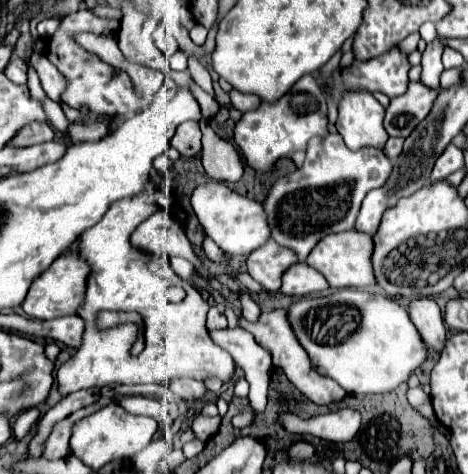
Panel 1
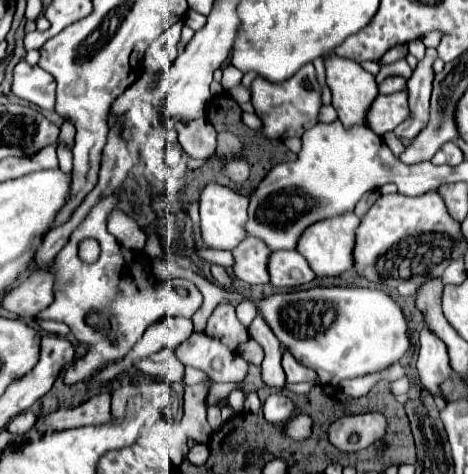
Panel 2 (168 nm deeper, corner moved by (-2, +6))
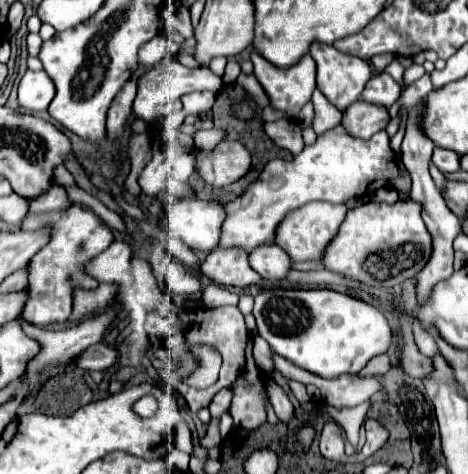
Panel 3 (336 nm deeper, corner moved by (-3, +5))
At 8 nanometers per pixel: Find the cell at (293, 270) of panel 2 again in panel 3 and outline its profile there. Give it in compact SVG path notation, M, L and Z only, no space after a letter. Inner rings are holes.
M277 243L261 245L253 249L249 255L249 263L263 279L271 283L279 283L287 279L291 271L291 259L289 255L285 255L285 251L281 251L281 247L277 247Z

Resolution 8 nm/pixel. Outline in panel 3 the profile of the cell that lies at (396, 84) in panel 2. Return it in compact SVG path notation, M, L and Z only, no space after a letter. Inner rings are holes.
M381 73L379 77L371 77L361 99L365 99L367 103L381 103L385 107L391 107L401 95L401 87L399 83L387 75L387 73Z

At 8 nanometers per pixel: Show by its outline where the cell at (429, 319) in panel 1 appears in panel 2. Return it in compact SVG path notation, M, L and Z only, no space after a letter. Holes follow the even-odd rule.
M430 330L420 332L420 354L416 362L422 386L432 394L444 398L440 384L452 376L452 368L448 362L448 352L444 350L444 342L440 342Z

